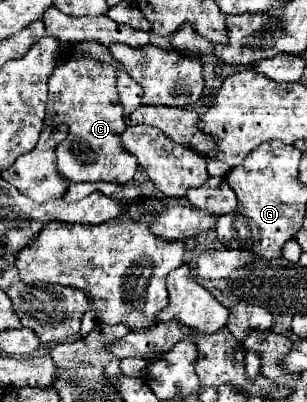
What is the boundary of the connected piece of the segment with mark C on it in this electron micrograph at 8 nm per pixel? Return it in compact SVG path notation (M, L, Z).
M75 54L69 62L57 66L49 78L49 102L47 102L49 116L45 124L67 124L69 134L57 146L57 170L69 182L113 182L125 186L133 180L137 170L137 160L121 146L121 132L125 130L123 122L123 108L117 96L117 68L111 64L97 62L89 54Z

